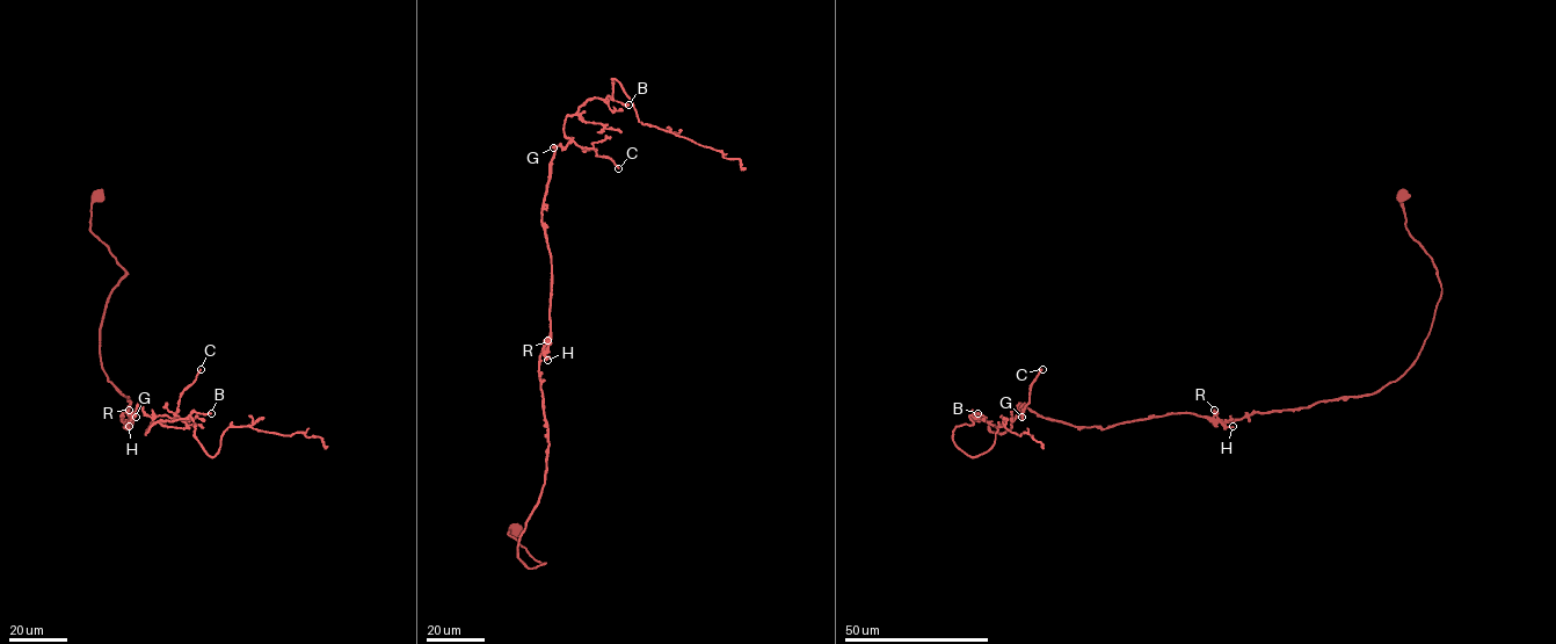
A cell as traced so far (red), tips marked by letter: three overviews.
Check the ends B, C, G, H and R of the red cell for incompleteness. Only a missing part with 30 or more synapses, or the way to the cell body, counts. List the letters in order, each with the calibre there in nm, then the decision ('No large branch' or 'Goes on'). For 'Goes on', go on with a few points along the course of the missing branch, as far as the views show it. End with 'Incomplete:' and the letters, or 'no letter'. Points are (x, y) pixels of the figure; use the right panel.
B: Thickness 360 nm. No large branch
C: Thickness 220 nm. Goes on. Course of what is missing: (1042, 369), (1107, 268), (1083, 246), (1100, 201), (1073, 160), (1103, 157), (1121, 169), (1112, 180)
G: Thickness 400 nm. No large branch
H: Thickness 280 nm. No large branch
R: Thickness 420 nm. No large branch
Incomplete: C

